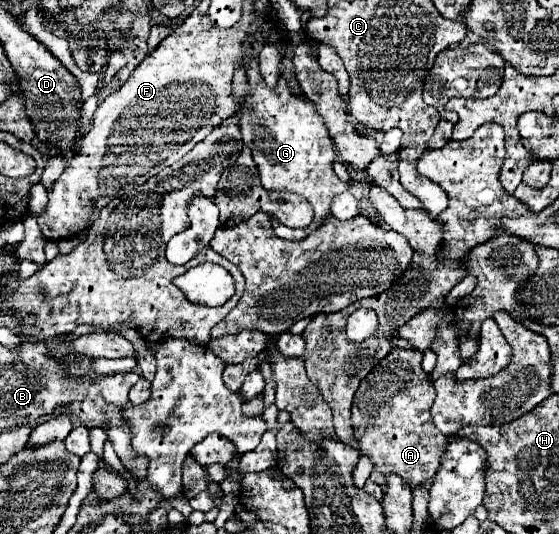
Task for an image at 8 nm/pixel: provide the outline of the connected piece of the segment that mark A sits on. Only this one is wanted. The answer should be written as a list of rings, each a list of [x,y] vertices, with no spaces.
[[[393,349],[387,357],[383,357],[377,367],[361,381],[351,409],[351,425],[355,429],[355,437],[359,439],[359,453],[369,455],[373,459],[373,473],[371,481],[385,487],[387,475],[395,473],[403,477],[409,487],[425,485],[425,481],[433,479],[435,471],[439,469],[439,455],[443,455],[443,447],[447,445],[447,437],[439,433],[431,421],[431,405],[435,401],[435,387],[429,381],[429,375],[421,367],[423,353],[415,349]]]

